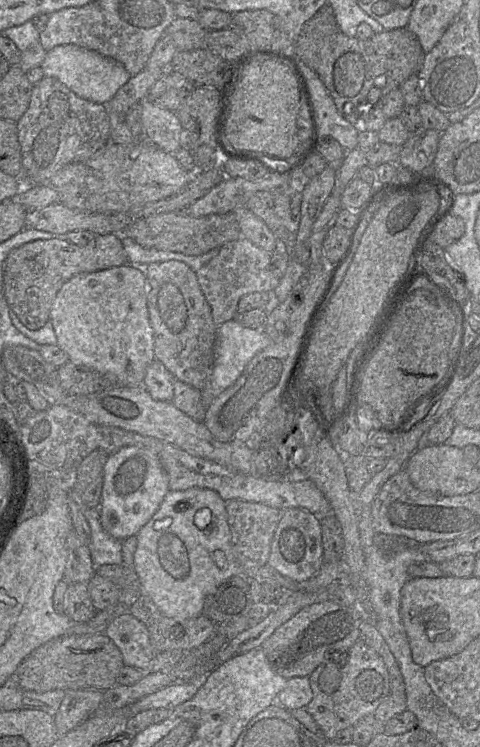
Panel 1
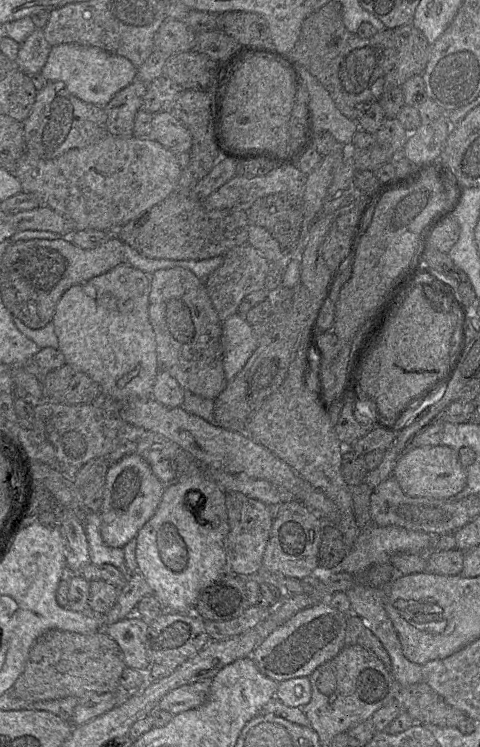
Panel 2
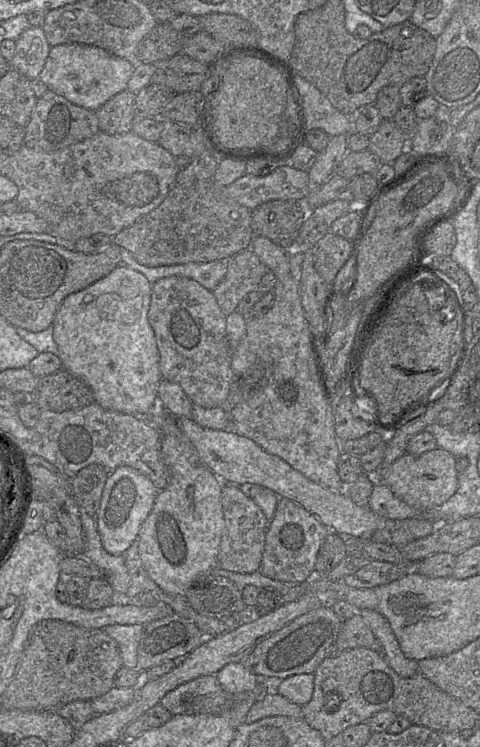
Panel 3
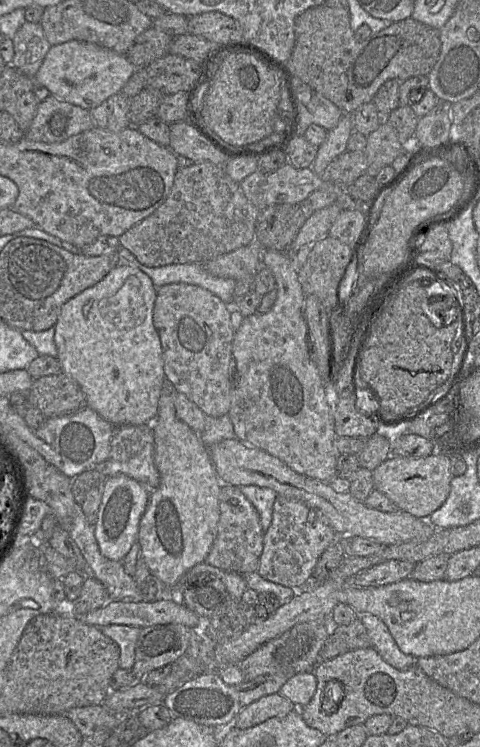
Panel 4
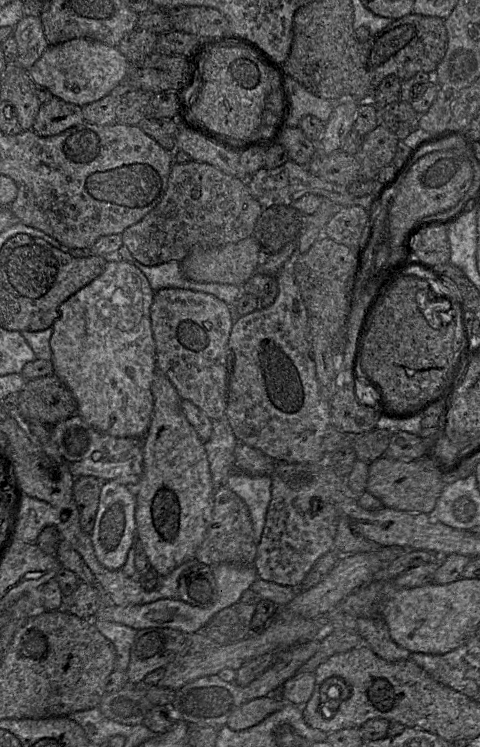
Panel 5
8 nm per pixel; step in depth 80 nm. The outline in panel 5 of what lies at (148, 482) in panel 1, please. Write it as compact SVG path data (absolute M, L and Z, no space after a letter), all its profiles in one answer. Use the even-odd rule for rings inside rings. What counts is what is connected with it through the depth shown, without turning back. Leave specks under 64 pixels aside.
M115 481L102 484L91 541L98 561L109 570L119 570L125 564L127 553L134 543L136 499L133 489Z

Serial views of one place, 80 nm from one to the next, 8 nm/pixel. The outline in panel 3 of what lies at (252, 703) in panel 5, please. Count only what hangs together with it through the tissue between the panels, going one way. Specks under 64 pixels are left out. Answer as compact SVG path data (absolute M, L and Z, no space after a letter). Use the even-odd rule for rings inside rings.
M279 693L264 694L250 707L244 722L253 723L271 716L301 718L301 706L290 702Z

